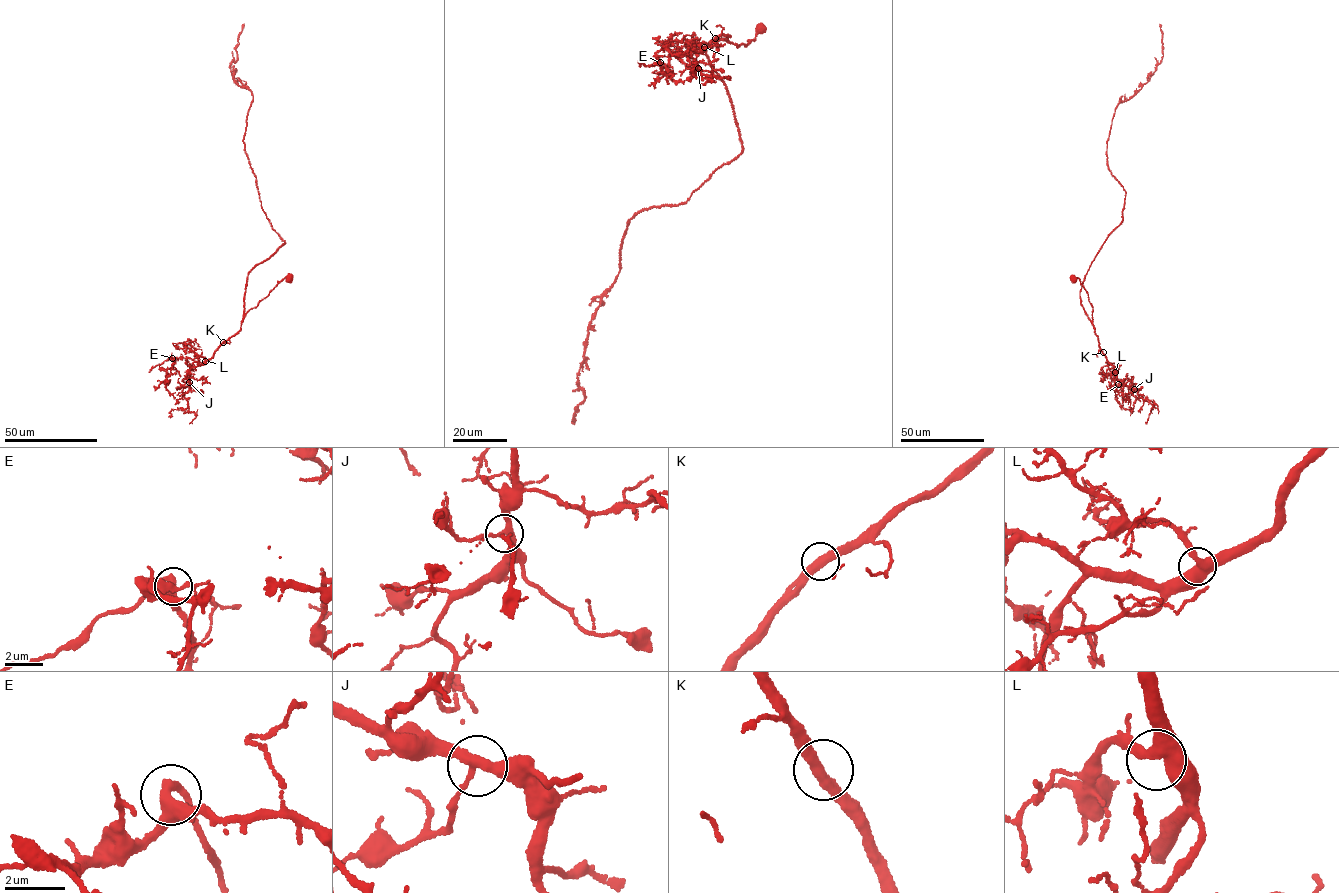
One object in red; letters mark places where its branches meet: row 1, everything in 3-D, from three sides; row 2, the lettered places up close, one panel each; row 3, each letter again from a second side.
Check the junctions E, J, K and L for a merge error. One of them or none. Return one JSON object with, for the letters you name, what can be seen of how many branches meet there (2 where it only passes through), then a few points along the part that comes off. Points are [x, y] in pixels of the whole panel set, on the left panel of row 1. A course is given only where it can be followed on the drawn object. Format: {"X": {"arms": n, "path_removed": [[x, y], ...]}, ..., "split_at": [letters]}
{"split_at": []}

